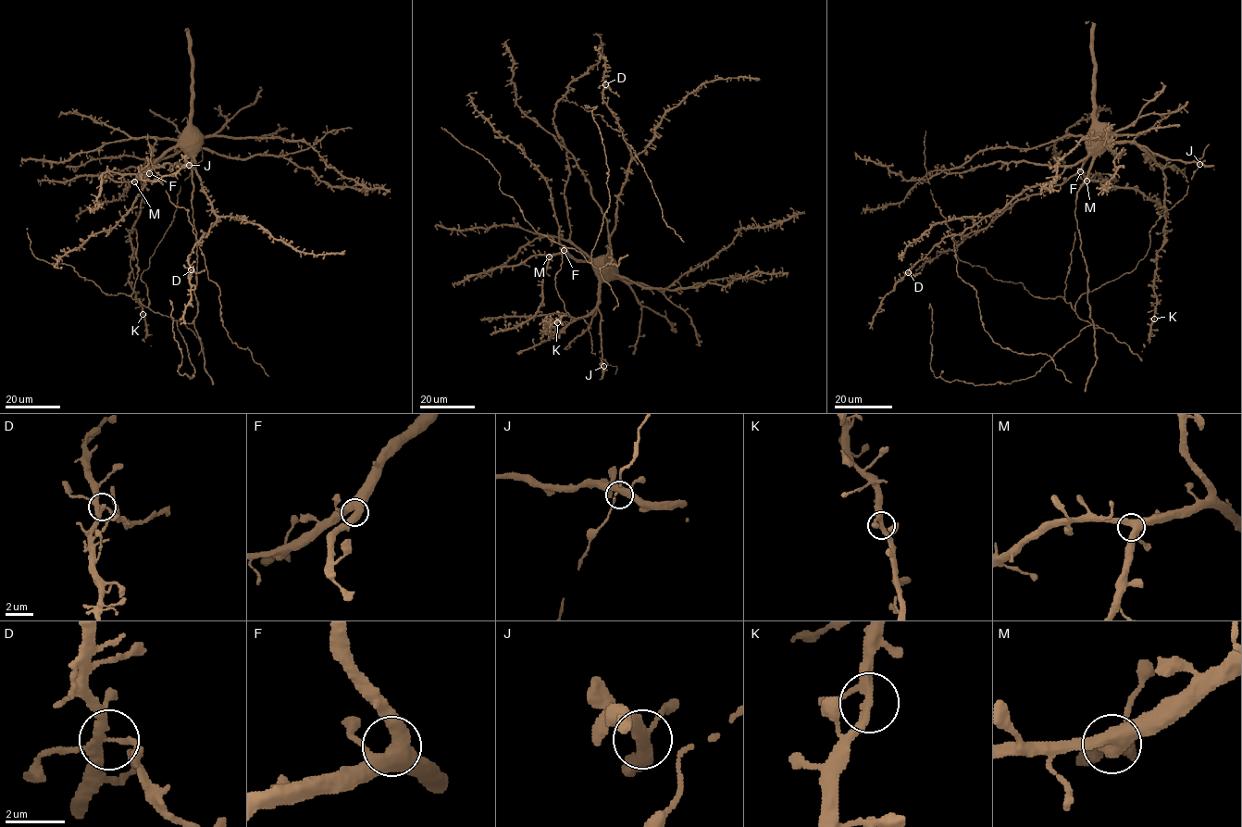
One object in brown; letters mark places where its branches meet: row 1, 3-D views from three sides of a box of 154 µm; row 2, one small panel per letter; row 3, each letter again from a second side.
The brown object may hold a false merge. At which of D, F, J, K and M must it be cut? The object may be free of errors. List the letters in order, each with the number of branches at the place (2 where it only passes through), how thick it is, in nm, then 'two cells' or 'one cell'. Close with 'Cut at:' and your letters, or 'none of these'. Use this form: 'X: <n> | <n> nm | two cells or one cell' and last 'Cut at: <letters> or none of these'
D: 4 | 260 nm | two cells
F: 4 | 440 nm | one cell
J: 4 | 360 nm | one cell
K: 3 | 260 nm | one cell
M: 4 | 440 nm | one cell
Cut at: D

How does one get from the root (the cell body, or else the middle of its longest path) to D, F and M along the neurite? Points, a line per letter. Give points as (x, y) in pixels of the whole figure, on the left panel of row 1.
D: (189, 135), (194, 170), (216, 217), (216, 222), (188, 256), (192, 269)
F: (189, 135), (167, 151), (149, 173)
M: (189, 135), (134, 181)

